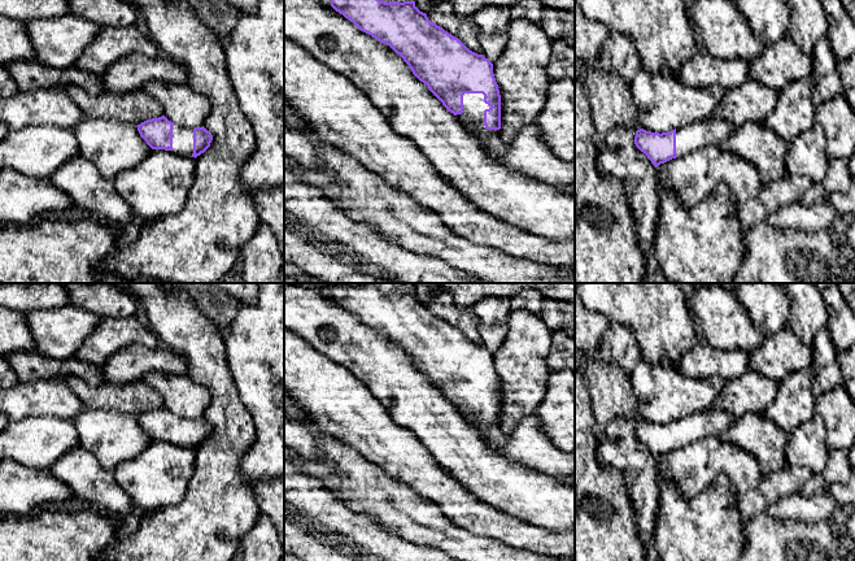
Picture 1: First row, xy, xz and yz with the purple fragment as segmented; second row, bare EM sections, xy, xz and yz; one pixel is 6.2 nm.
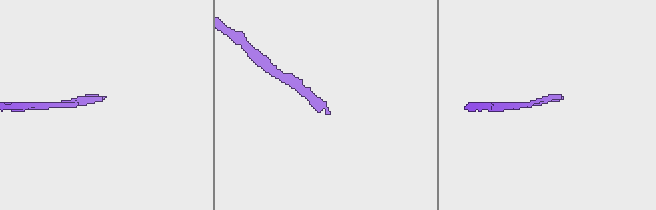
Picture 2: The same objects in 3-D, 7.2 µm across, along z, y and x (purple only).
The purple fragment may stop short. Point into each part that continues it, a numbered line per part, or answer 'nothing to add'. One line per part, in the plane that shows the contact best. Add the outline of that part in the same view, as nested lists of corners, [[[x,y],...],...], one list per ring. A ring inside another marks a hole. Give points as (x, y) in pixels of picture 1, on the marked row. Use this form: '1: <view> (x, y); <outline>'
1: xz (472, 118); [[[464,94],[463,95],[463,113],[457,114],[457,119],[464,126],[470,135],[476,138],[480,145],[485,145],[488,139],[500,130],[487,130],[484,125],[484,110],[490,106],[484,103],[483,94]]]

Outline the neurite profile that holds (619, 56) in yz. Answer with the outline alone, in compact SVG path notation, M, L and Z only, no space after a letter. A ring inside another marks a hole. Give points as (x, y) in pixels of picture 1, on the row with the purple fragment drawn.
M610 34L605 40L597 69L607 74L616 74L631 88L633 75L641 69L641 61L631 38L623 34Z

